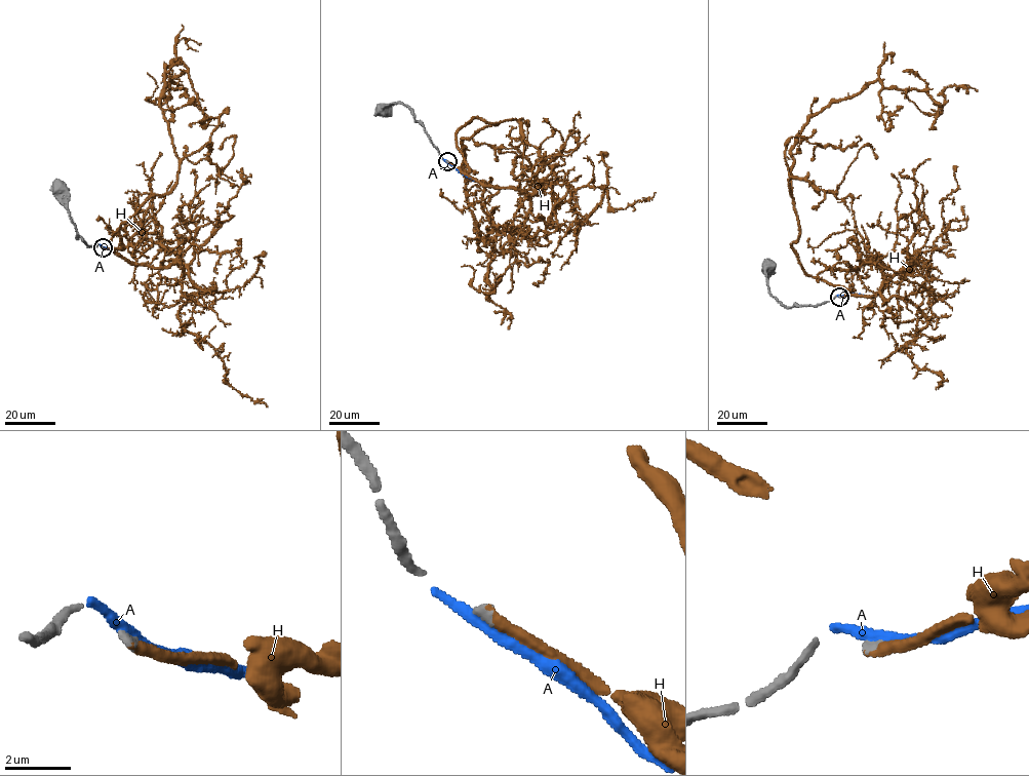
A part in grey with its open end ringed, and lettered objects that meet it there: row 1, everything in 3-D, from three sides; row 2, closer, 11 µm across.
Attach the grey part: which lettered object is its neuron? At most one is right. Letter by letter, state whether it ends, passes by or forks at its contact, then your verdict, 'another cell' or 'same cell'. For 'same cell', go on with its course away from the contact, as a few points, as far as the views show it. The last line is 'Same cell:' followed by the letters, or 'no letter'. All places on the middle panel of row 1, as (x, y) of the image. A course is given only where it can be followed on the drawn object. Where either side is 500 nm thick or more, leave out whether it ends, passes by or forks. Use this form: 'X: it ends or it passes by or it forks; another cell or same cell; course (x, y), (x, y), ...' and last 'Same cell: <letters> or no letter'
A: it passes by; another cell
H: it ends; same cell; course (447, 161), (469, 170), (456, 133), (496, 124), (461, 141), (469, 208), (495, 237), (492, 290), (461, 266)
Same cell: H

